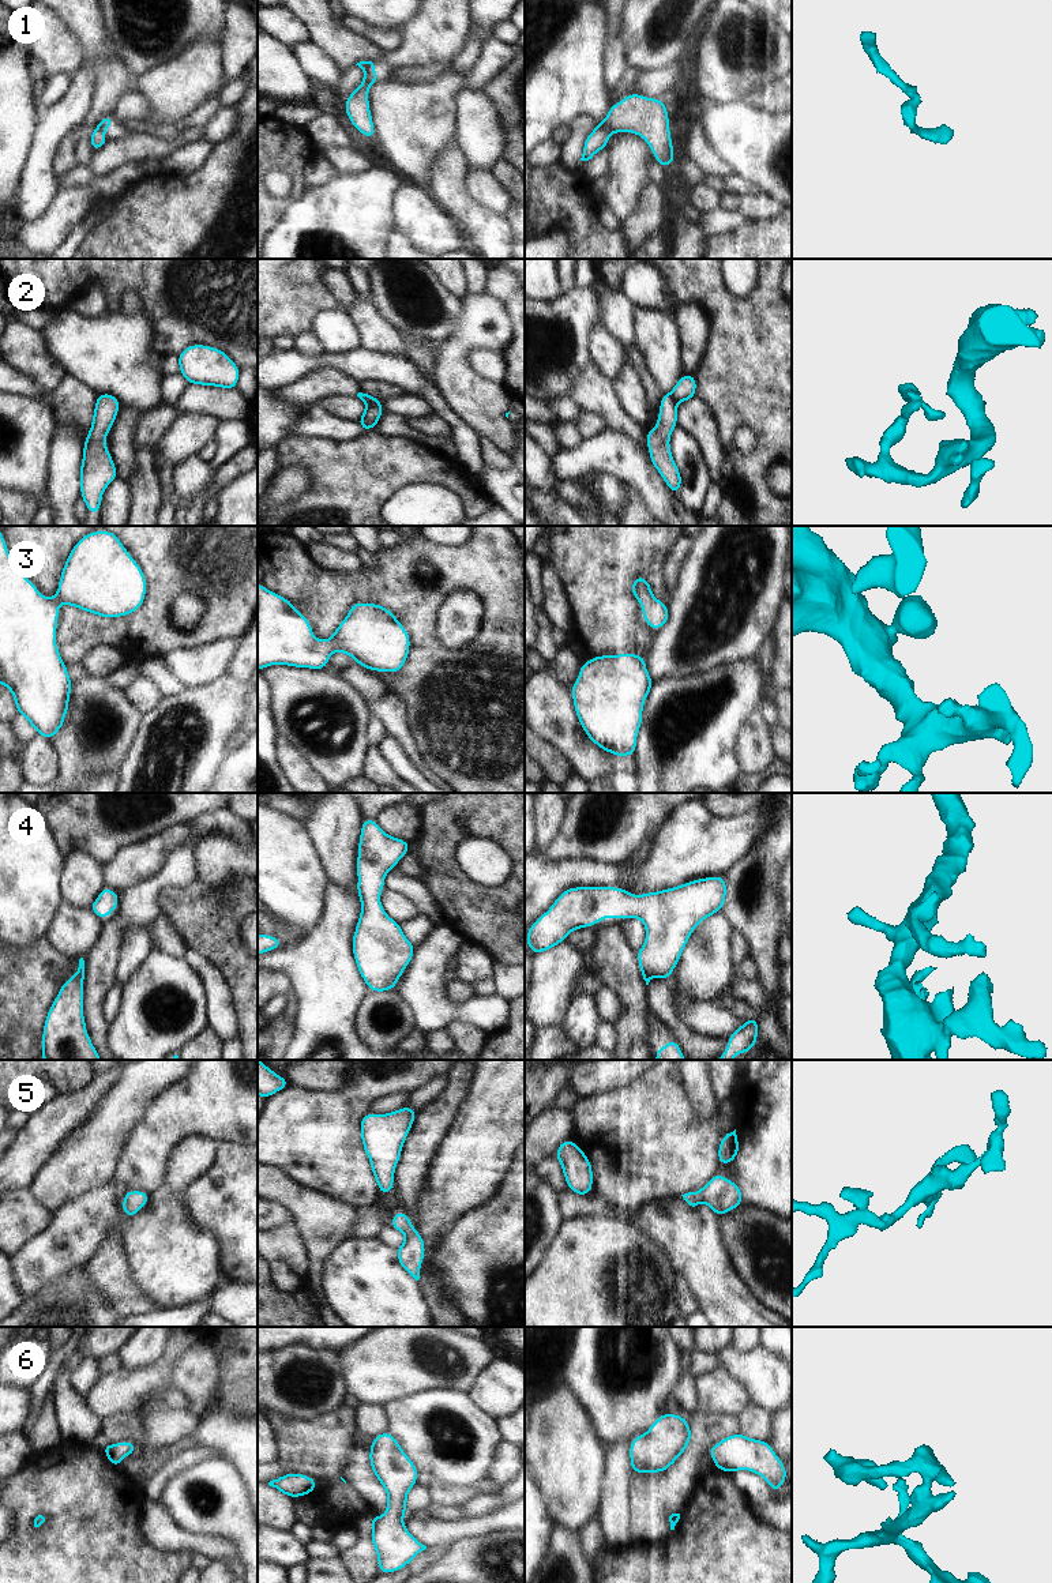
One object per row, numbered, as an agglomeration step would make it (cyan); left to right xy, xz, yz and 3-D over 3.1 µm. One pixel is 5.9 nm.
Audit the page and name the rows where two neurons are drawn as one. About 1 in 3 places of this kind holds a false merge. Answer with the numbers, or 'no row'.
1, 2

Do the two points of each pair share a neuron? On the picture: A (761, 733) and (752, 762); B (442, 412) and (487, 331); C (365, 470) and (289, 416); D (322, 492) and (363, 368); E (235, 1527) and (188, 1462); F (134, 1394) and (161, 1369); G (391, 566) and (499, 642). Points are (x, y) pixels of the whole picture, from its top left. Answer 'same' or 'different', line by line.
A: same
B: different
C: different
D: different
E: different
F: same
G: same

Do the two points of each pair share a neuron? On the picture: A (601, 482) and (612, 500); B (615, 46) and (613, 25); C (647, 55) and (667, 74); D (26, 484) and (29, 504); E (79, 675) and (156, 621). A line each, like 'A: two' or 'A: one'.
A: one
B: one
C: two
D: two
E: two

